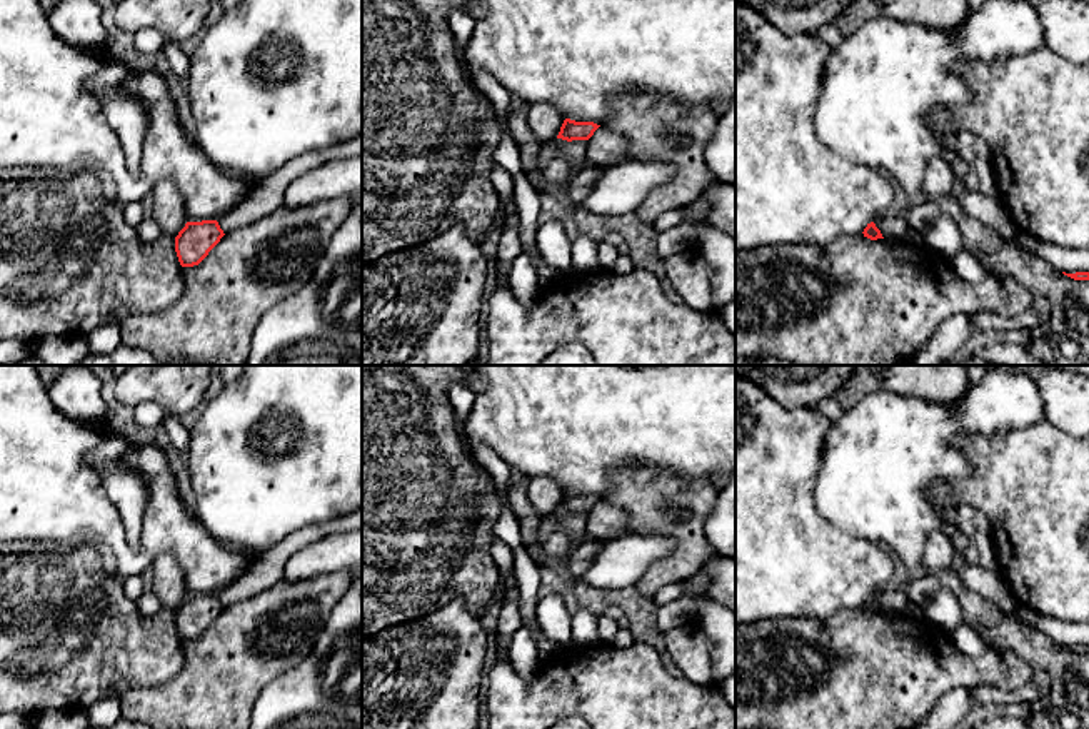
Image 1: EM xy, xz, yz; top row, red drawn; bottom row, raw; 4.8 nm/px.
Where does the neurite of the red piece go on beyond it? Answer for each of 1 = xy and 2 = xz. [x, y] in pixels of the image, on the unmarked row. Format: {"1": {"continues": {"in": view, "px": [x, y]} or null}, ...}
{"1": {"continues": null}, "2": {"continues": null}}

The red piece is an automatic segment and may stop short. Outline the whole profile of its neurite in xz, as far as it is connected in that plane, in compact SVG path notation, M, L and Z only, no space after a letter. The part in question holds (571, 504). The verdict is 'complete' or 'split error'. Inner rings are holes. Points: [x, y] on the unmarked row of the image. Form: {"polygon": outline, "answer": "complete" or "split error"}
{"polygon": "M565 492L557 512L567 514L567 515L589 514L599 500L600 499L594 495L575 495L575 494Z", "answer": "complete"}

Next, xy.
{"polygon": "M217 594L187 596L175 611L175 626L180 639L198 639L223 609Z", "answer": "complete"}

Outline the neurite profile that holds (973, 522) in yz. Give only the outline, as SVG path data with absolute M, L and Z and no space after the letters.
M959 505L942 512L942 519L957 527L964 537L976 542L981 557L979 566L999 572L999 562L992 549L992 527L986 514L972 505Z

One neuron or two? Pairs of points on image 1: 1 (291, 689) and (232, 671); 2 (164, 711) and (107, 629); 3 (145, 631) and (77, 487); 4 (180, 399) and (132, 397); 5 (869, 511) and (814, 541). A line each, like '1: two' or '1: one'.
1: two
2: two
3: two
4: one
5: two

